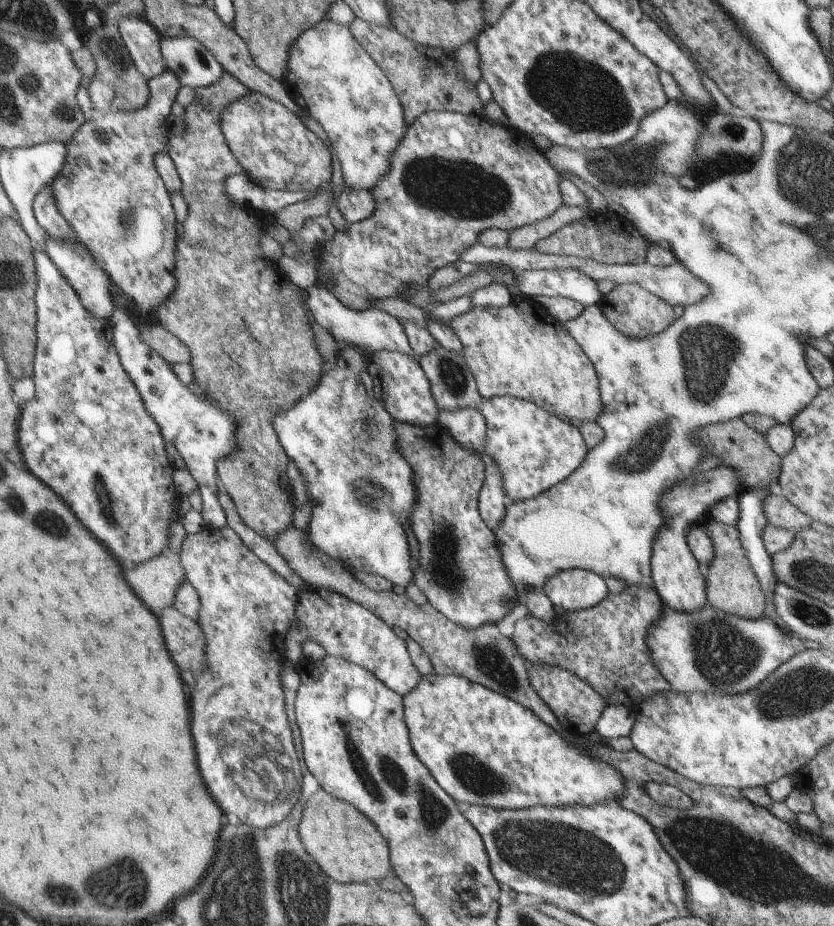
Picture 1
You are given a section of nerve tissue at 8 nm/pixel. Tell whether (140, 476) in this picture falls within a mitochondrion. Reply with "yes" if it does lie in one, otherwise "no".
no

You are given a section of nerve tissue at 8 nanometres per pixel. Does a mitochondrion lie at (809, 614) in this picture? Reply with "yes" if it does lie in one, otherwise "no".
yes

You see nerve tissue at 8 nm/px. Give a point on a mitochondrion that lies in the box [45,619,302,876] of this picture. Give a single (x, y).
(251, 750)

